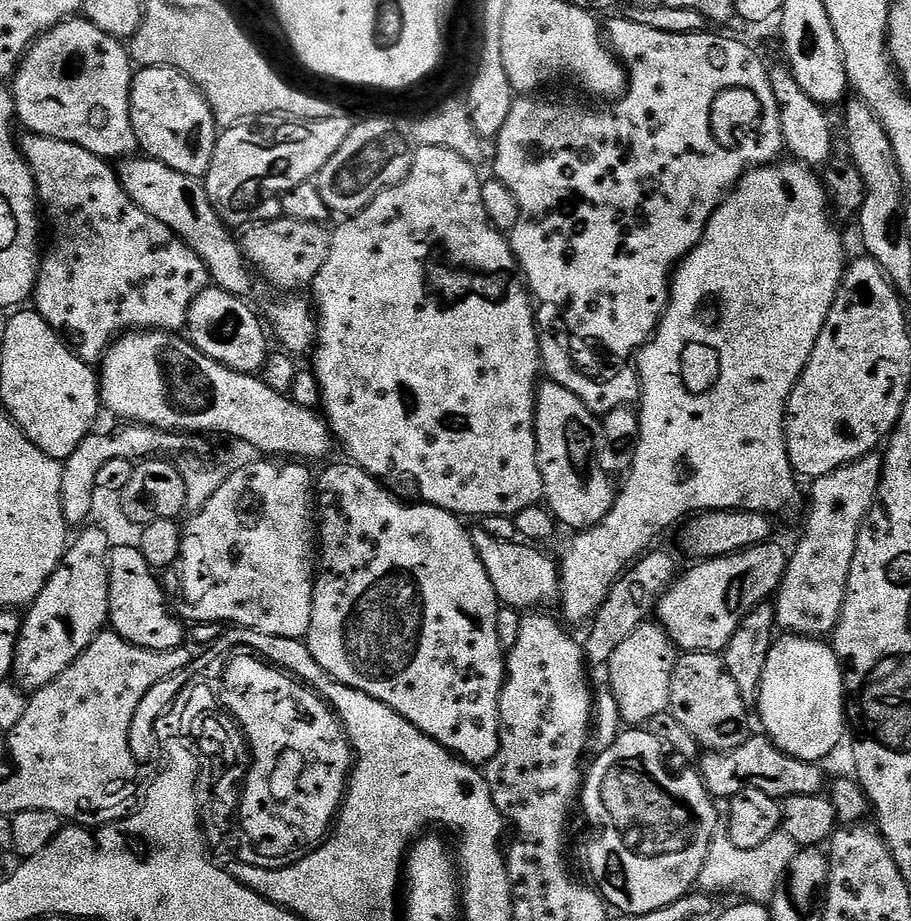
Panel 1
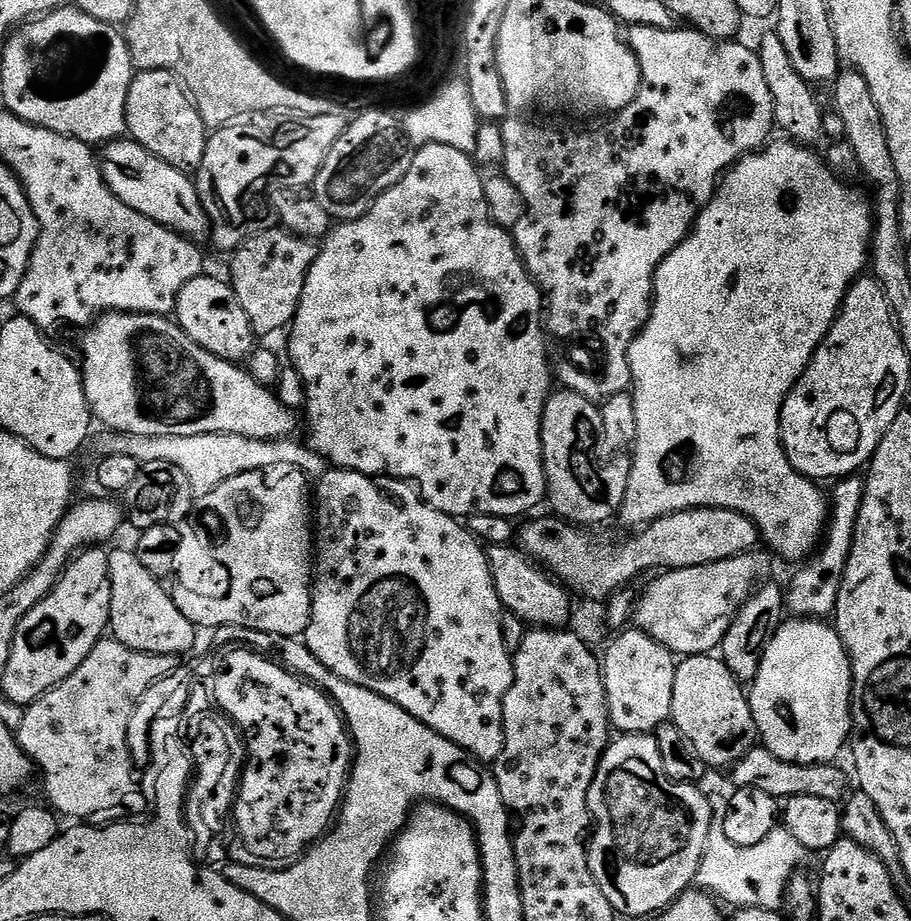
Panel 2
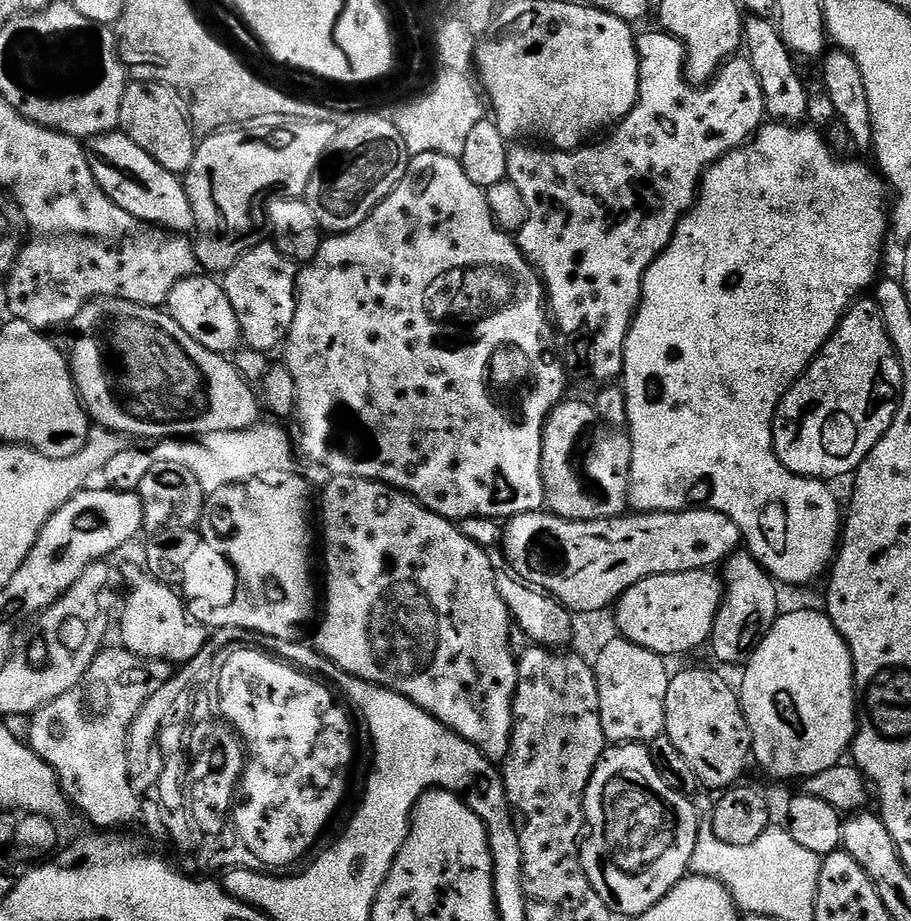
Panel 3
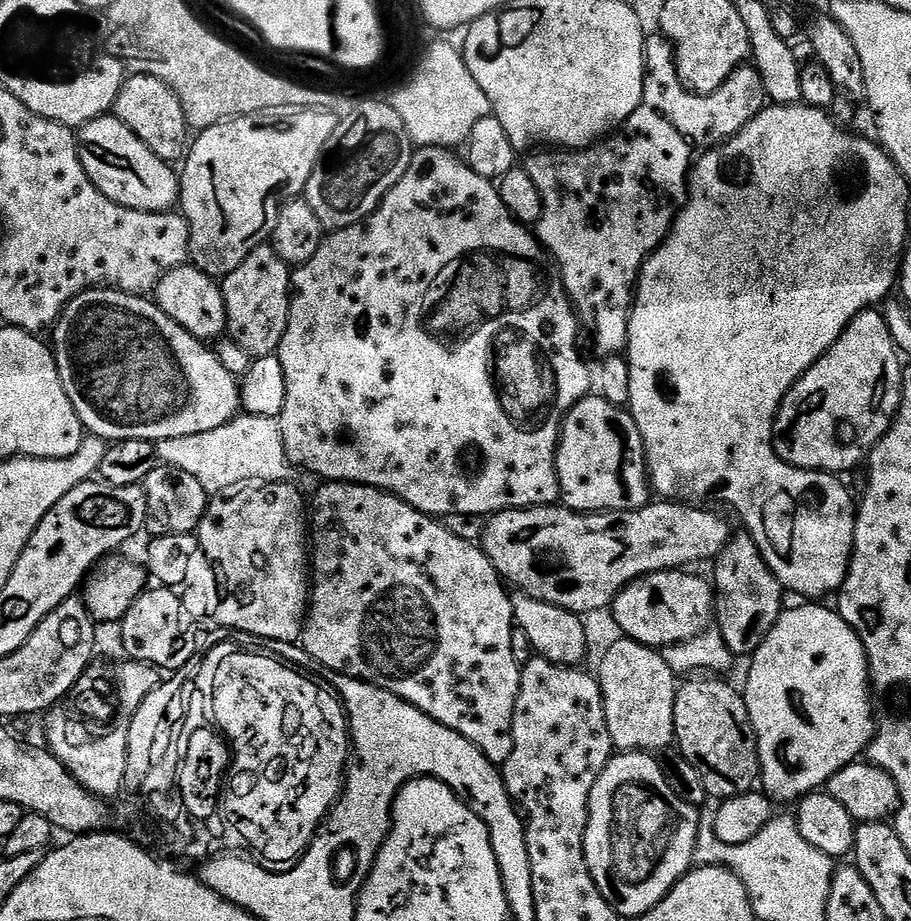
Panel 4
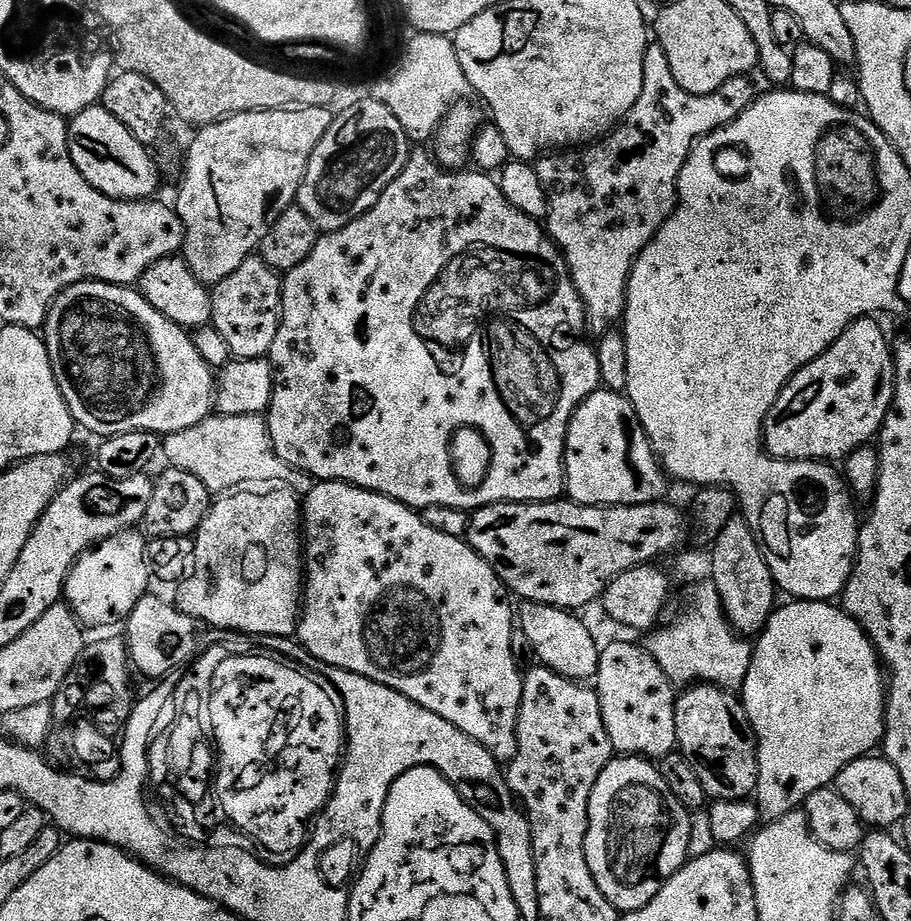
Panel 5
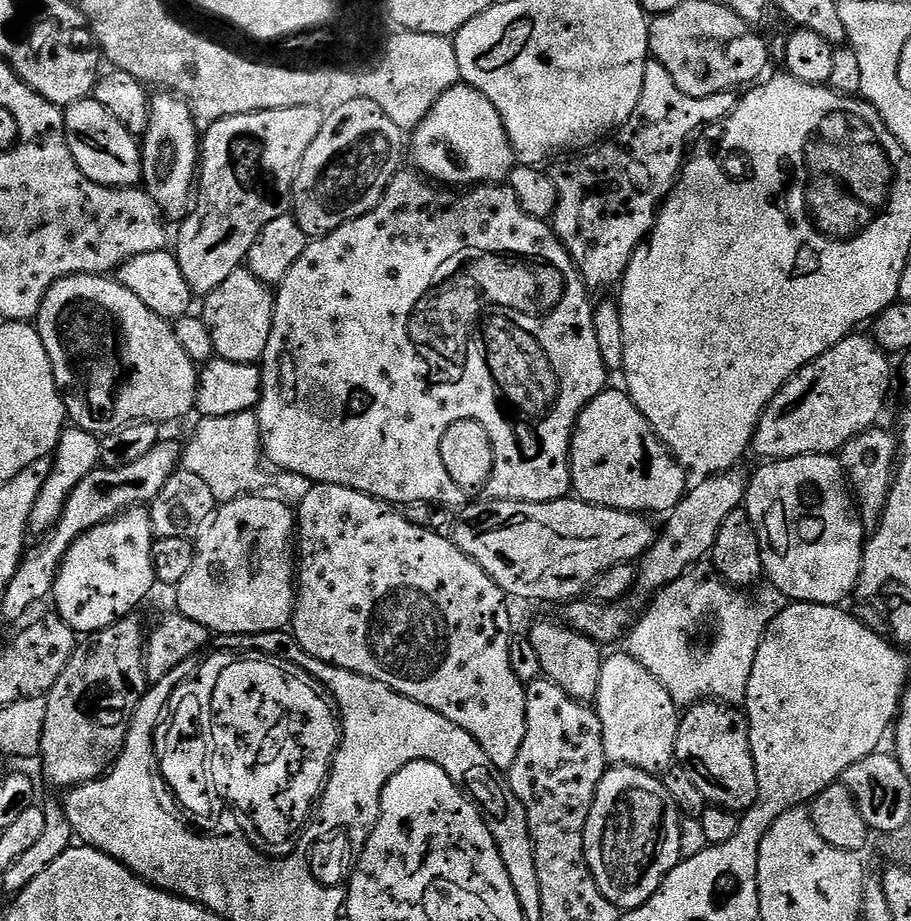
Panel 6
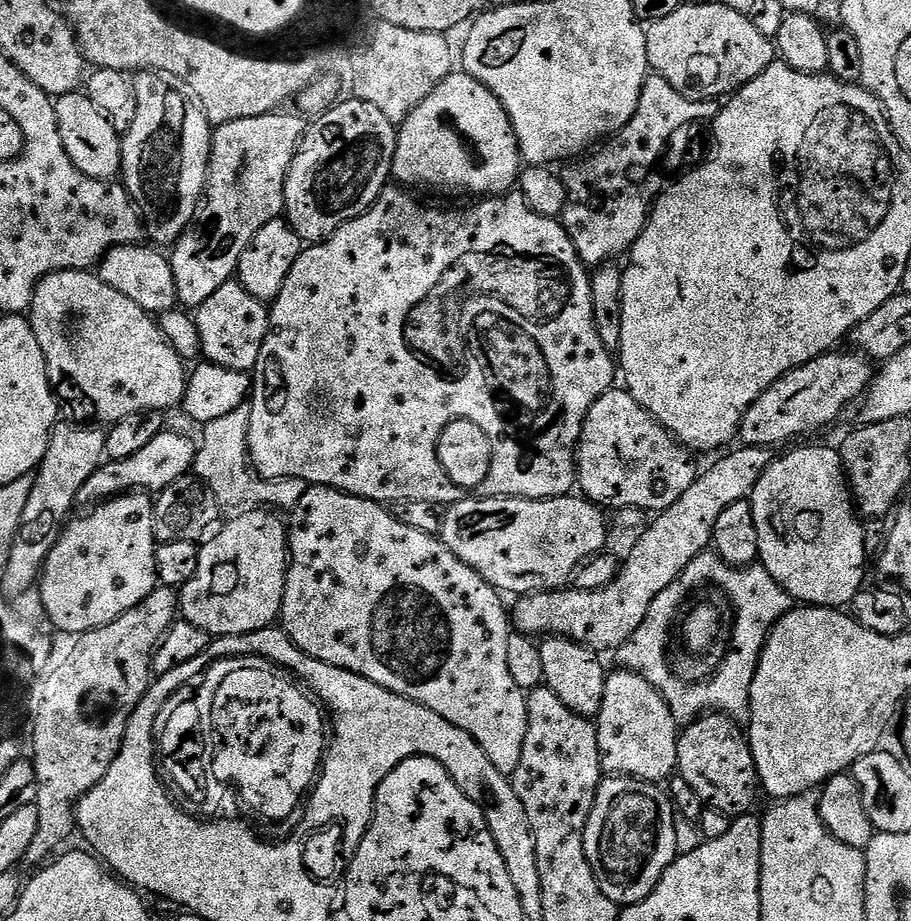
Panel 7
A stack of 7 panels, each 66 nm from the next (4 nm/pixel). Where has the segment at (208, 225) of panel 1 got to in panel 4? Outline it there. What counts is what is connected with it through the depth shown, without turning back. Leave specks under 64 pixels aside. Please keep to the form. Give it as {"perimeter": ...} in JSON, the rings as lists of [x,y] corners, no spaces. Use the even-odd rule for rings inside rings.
{"perimeter":[[[115,114],[102,115],[79,128],[76,149],[90,182],[110,202],[139,212],[170,212],[179,205],[180,178],[173,165],[158,158]]]}

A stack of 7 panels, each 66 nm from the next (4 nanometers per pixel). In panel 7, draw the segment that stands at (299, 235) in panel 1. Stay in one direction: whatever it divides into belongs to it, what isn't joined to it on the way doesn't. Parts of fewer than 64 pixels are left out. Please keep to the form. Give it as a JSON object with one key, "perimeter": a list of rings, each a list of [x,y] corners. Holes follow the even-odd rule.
{"perimeter":[[[233,278],[218,286],[194,312],[198,338],[202,338],[203,359],[209,364],[226,366],[226,370],[251,373],[258,354],[262,354],[262,342],[266,342],[268,313],[265,301],[254,298],[254,294],[241,286],[239,279]]]}

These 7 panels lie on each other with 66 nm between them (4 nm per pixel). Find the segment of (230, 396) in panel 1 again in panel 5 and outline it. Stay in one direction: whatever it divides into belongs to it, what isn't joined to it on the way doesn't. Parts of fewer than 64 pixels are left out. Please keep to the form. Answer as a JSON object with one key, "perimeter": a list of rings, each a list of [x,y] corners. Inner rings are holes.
{"perimeter":[[[87,280],[81,284],[70,286],[54,302],[54,306],[48,315],[48,320],[44,323],[42,329],[42,339],[44,345],[48,348],[50,362],[54,370],[54,378],[62,390],[62,398],[70,410],[72,419],[76,421],[83,431],[85,428],[86,431],[100,436],[99,438],[117,436],[127,432],[171,434],[182,430],[190,430],[190,426],[198,426],[198,422],[202,422],[208,416],[213,415],[216,402],[216,376],[214,375],[214,369],[204,361],[202,354],[198,354],[198,350],[192,341],[192,336],[185,329],[178,327],[174,322],[170,322],[170,318],[166,318],[166,314],[154,310],[154,306],[150,306],[150,302],[146,302],[143,292],[135,287],[123,284],[103,284],[97,280]]]}

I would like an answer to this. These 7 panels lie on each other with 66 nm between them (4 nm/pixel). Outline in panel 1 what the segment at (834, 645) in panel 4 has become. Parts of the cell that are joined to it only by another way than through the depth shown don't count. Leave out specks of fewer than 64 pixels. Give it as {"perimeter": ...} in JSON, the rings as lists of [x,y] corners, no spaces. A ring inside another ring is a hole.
{"perimeter":[[[784,634],[773,643],[766,658],[766,670],[762,670],[762,682],[758,697],[760,724],[763,735],[778,750],[799,760],[824,762],[824,759],[840,744],[846,732],[846,693],[844,690],[844,666],[836,657],[831,643],[820,638]]]}

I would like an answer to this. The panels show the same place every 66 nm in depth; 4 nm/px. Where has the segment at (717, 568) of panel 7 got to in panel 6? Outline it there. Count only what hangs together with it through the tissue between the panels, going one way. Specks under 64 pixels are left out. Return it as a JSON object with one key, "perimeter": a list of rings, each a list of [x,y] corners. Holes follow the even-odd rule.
{"perimeter":[[[708,562],[689,568],[653,596],[656,597],[644,617],[637,624],[635,621],[623,637],[623,651],[642,662],[642,666],[666,686],[666,694],[674,698],[677,709],[687,710],[701,702],[743,705],[748,699],[750,670],[754,670],[758,646],[762,646],[770,622],[786,607],[785,596],[771,586],[760,586],[751,594],[745,594],[727,584]],[[684,616],[688,620],[716,620],[716,637],[705,656],[692,652],[692,628],[684,624]]]}

